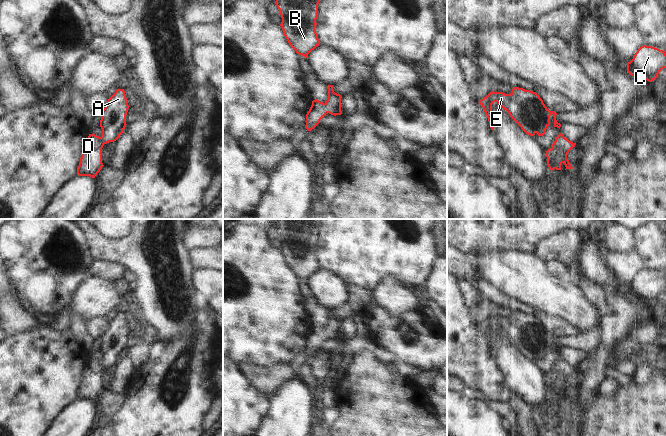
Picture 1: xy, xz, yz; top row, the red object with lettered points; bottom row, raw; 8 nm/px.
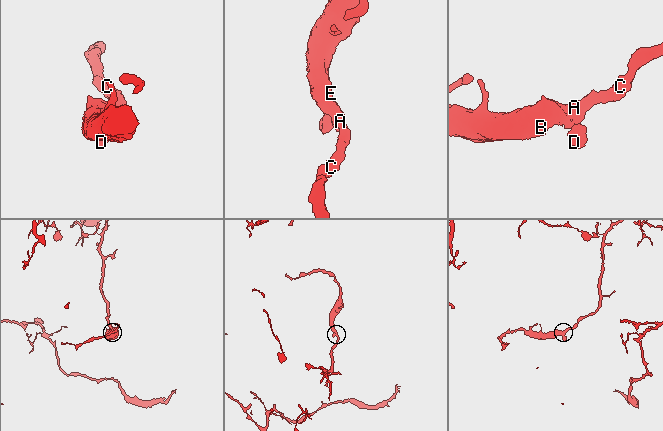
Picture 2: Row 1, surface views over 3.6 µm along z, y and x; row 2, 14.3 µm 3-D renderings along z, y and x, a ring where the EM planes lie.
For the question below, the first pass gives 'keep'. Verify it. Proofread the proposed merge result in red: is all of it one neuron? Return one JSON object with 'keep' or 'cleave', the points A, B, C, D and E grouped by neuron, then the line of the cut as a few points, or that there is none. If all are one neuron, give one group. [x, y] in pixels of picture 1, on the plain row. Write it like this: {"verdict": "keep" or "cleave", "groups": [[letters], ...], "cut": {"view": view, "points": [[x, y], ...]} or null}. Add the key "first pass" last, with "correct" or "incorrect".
{"verdict": "keep", "groups": [["A", "B", "C", "D", "E"]], "cut": null, "first pass": "correct"}

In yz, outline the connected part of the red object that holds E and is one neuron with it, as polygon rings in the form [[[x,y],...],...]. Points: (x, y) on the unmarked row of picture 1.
[[[513,311],[510,318],[492,315],[479,324],[491,354],[494,354],[492,345],[492,328],[494,326],[506,334],[521,353],[530,360],[534,360],[536,357],[538,360],[543,360],[550,349],[551,339],[554,341],[554,351],[559,353],[561,351],[556,344],[557,337],[550,335],[536,316]]]

